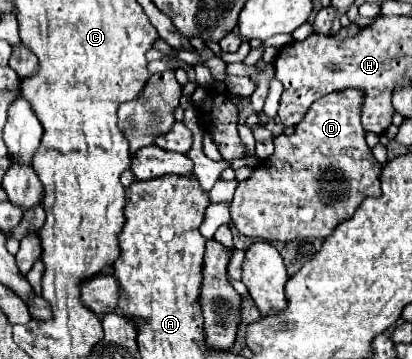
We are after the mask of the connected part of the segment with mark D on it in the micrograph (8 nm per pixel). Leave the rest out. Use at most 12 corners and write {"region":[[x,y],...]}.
{"region":[[360,88],[326,94],[240,182],[240,234],[326,238],[368,196]]}

